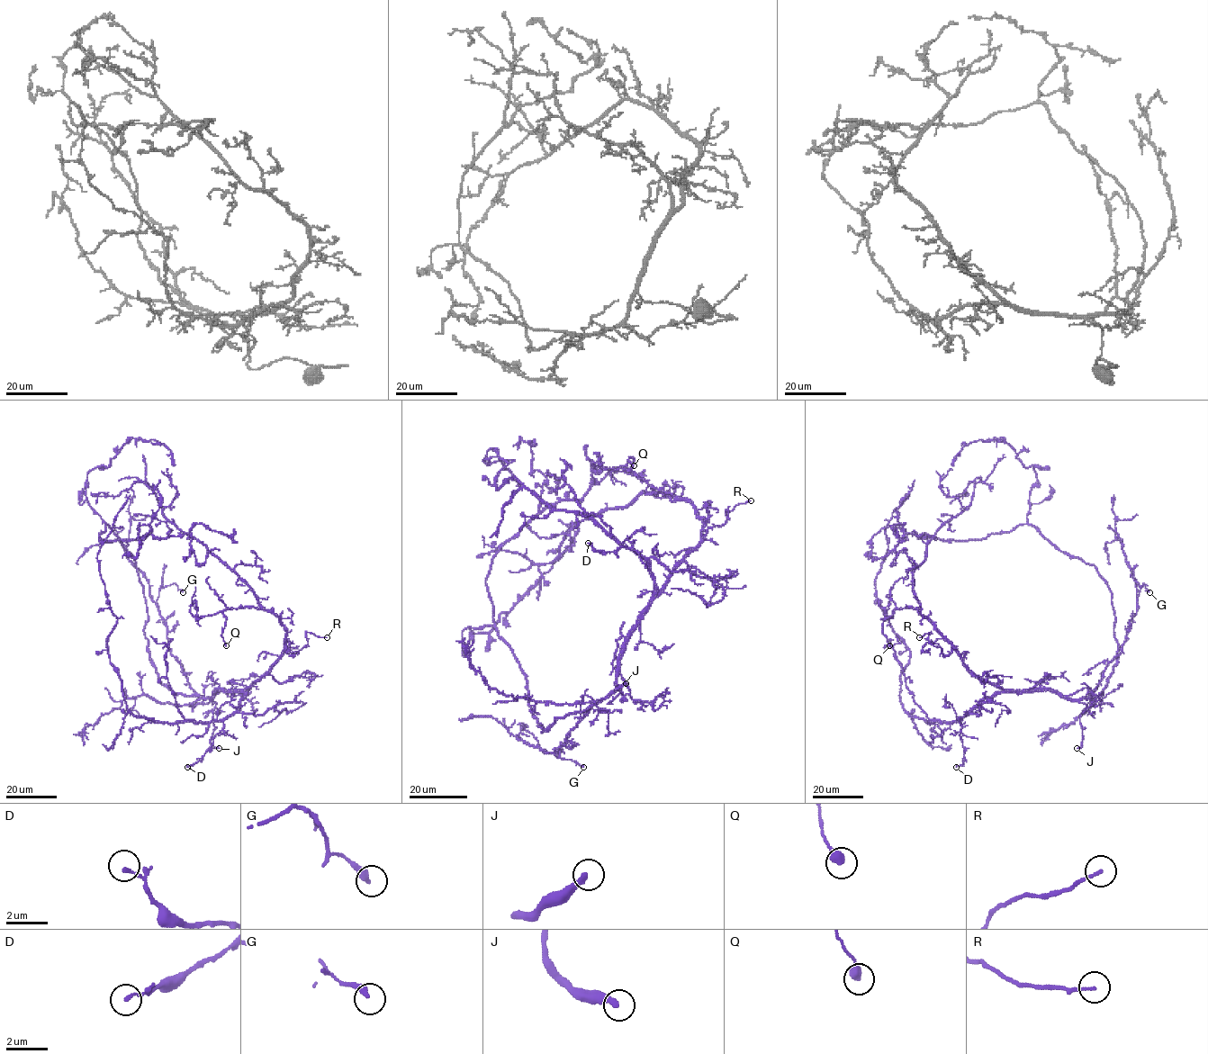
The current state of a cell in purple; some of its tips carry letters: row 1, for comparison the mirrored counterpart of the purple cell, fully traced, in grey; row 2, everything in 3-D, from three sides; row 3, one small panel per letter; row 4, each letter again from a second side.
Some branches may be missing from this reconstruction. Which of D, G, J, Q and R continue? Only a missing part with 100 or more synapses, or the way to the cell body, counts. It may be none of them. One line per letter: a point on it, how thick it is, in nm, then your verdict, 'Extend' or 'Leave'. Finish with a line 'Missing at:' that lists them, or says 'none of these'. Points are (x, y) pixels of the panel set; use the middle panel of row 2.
D: Place: (588, 543). Thickness 150 nm. Leave
G: Place: (583, 767). Thickness 320 nm. Leave
J: Place: (626, 683). Thickness 280 nm. Extend
Q: Place: (634, 465). Thickness 400 nm. Leave
R: Place: (751, 500). Thickness 130 nm. Leave
Missing at: J

